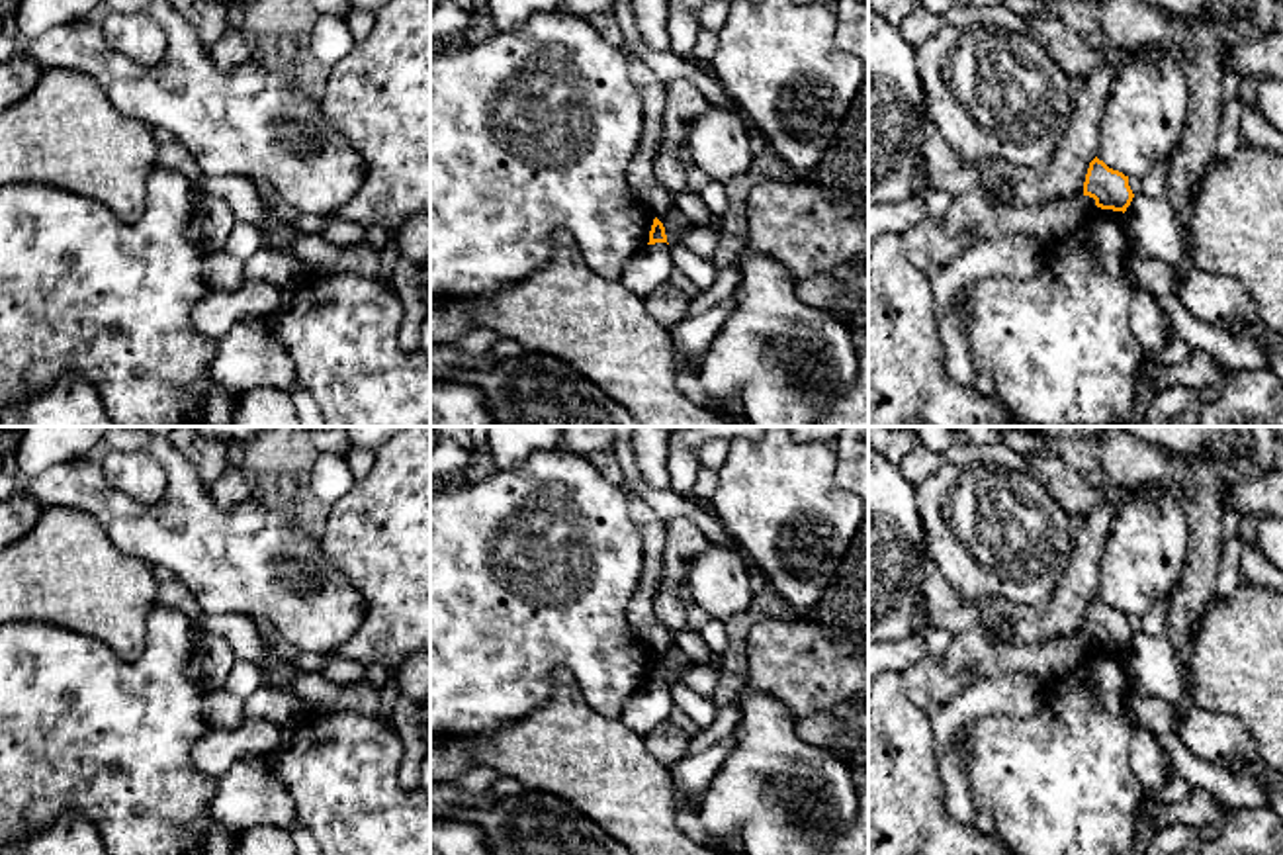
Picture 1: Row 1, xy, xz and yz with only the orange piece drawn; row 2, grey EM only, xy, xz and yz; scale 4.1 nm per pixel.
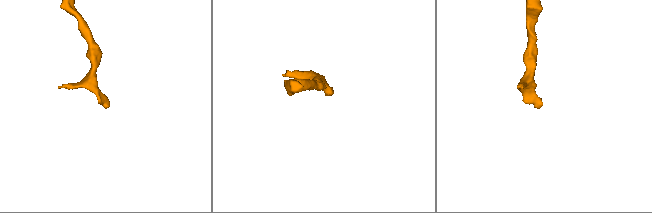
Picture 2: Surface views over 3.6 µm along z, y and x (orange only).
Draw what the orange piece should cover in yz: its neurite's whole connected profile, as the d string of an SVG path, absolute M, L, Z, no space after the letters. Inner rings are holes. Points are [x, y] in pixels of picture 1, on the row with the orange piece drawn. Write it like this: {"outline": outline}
{"outline": "M1097 157L1089 162L1084 196L1095 200L1101 209L1127 211L1134 194L1128 186L1128 176L1119 170L1109 168Z"}

